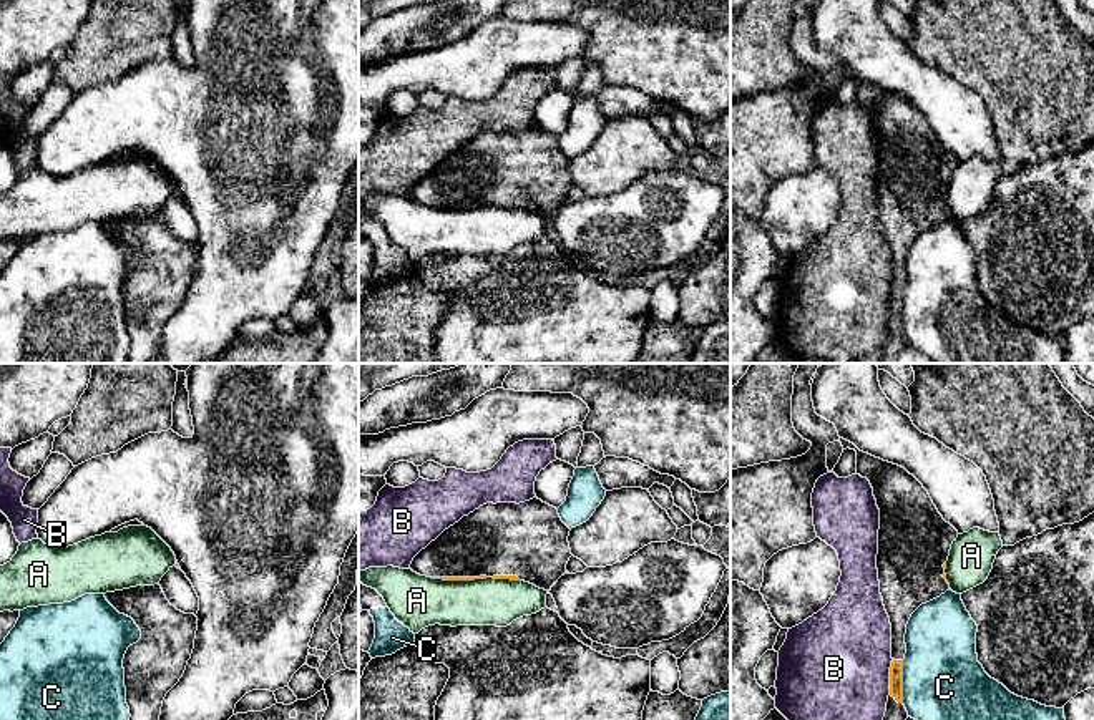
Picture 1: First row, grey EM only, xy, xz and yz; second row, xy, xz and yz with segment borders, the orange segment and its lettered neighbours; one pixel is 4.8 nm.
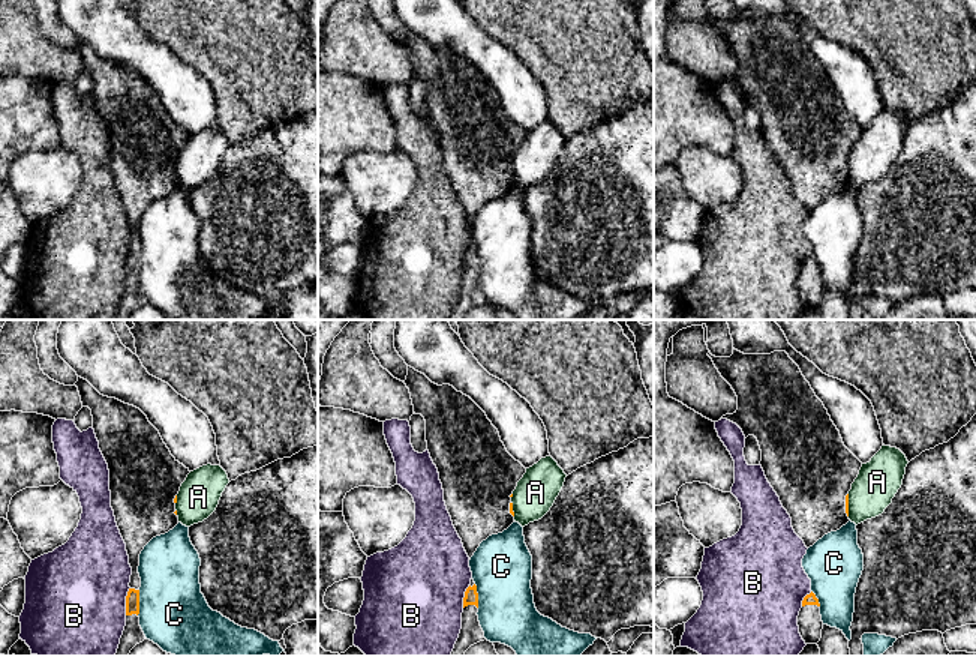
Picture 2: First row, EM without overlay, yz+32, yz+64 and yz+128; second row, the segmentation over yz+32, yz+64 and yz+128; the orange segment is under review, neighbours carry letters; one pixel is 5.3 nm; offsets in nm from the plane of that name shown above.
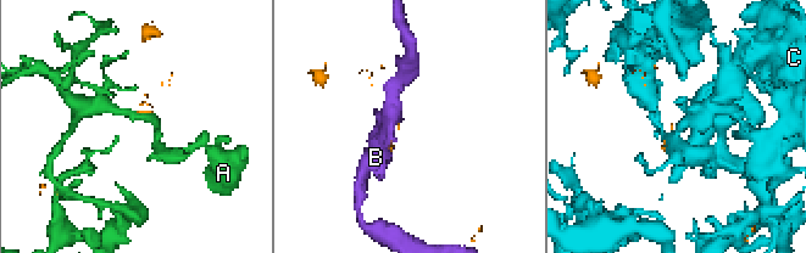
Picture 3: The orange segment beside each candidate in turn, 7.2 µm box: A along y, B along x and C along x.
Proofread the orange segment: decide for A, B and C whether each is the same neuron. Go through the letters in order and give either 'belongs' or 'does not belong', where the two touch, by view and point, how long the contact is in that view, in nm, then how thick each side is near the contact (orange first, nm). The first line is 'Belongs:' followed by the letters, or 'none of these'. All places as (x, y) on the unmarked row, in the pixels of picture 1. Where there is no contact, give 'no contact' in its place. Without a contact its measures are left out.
Belongs: none of these
A: does not belong | xz (459, 208) | 280 nm | 20/260 nm
B: does not belong | yz (890, 306) | 180 nm | 60/500 nm
C: does not belong | yz (902, 309) | 220 nm | 60/400 nm

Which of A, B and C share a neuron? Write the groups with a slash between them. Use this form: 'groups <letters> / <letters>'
groups A / B / C

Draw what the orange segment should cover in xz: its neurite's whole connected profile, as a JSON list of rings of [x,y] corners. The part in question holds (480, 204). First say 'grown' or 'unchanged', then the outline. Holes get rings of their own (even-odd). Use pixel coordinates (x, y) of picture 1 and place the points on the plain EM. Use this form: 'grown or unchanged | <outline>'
grown | [[[538,126],[520,133],[486,131],[463,144],[422,178],[413,186],[410,197],[432,207],[511,207],[549,219],[566,201],[566,192],[573,184],[568,171],[569,159],[558,138]]]

